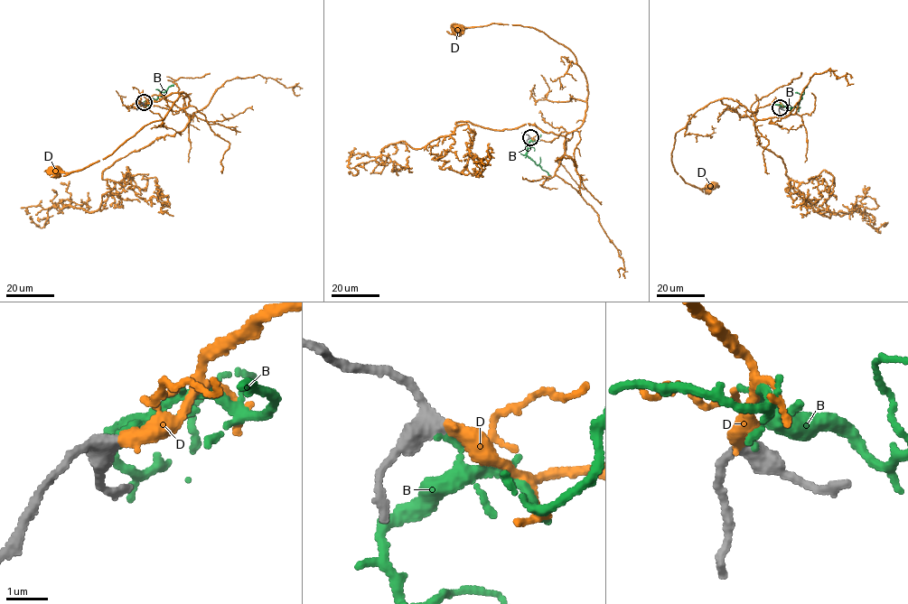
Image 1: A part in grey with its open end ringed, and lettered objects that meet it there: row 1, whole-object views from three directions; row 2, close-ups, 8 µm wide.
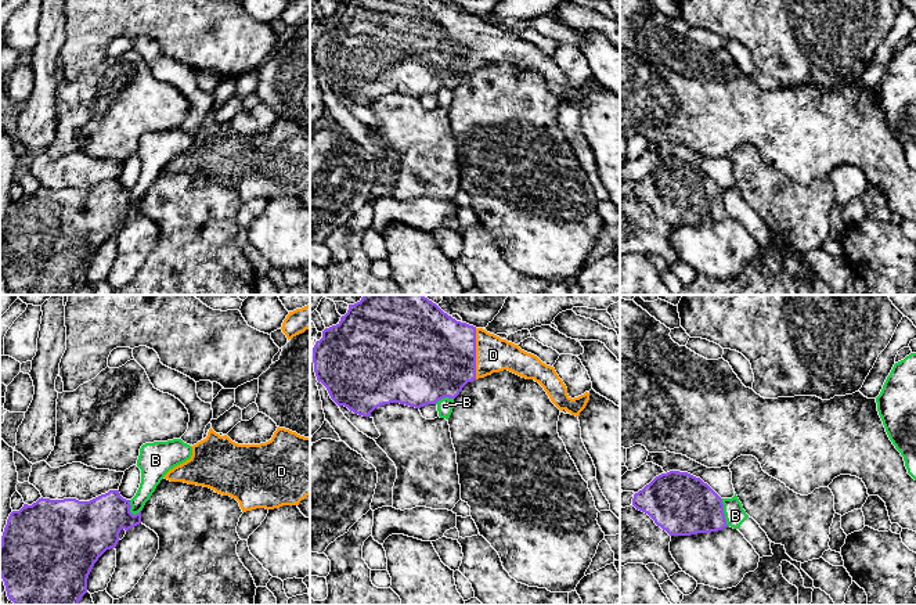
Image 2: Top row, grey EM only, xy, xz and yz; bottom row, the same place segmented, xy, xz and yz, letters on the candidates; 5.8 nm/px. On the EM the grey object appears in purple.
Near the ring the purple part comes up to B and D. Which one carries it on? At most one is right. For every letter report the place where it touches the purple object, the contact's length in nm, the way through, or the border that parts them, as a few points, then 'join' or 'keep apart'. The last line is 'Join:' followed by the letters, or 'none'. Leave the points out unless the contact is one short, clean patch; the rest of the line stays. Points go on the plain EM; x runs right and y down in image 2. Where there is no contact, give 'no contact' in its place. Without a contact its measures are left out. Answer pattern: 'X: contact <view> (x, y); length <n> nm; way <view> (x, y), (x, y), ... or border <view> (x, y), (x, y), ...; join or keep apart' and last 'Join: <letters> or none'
B: contact yz (722, 202); length 170 nm; border yz (721, 188), (724, 208), (728, 215); keep apart
D: contact xz (475, 43); length 300 nm; join
Join: D

